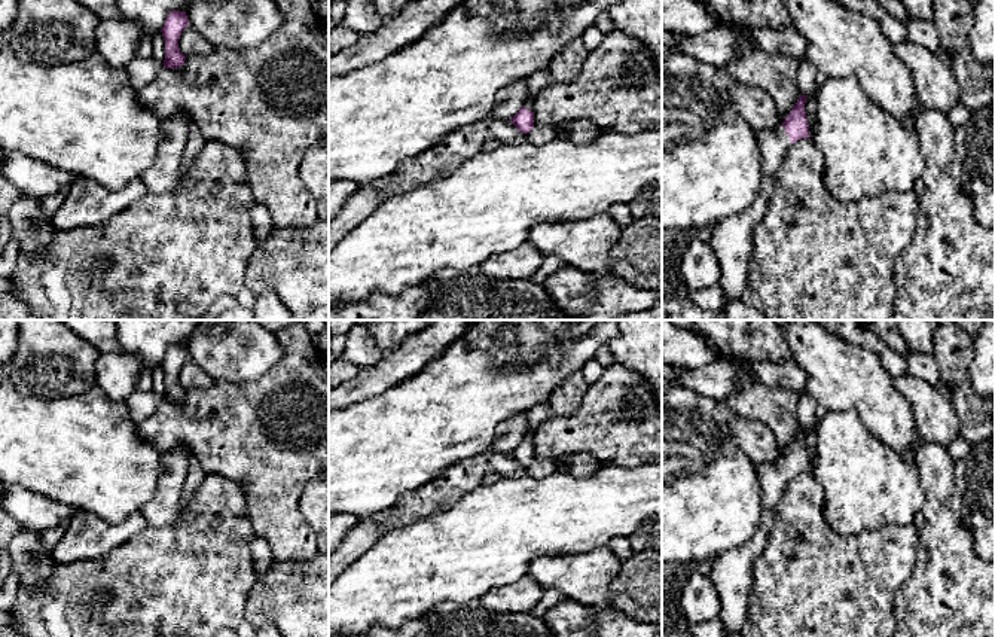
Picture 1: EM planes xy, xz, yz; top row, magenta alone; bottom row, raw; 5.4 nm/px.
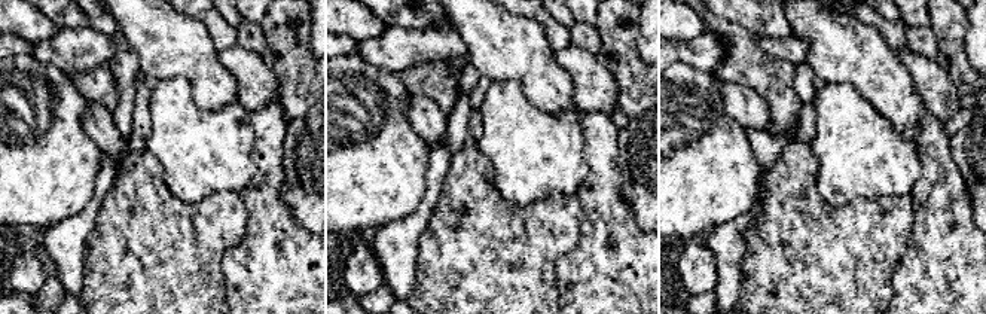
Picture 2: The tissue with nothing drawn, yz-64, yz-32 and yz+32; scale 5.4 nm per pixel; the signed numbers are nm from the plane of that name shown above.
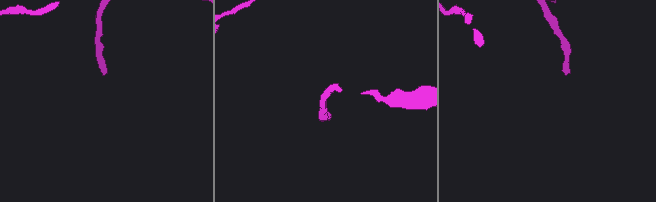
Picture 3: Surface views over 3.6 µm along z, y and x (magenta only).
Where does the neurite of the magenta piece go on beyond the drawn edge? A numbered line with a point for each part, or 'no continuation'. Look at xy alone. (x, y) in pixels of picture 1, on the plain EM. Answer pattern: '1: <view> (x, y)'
1: xy (195, 475)

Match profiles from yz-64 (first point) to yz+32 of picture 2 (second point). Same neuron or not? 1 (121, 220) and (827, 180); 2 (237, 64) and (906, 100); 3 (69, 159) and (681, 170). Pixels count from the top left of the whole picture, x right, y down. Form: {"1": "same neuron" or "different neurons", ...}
{"1": "different neurons", "2": "different neurons", "3": "same neuron"}

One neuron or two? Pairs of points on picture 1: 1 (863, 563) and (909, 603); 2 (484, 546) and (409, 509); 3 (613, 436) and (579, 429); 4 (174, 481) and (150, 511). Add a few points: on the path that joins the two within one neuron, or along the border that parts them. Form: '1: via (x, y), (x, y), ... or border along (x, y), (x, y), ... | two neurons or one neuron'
1: border along (915, 561), (912, 575), (896, 593), (894, 621) | two neurons
2: border along (457, 503), (391, 530) | two neurons
3: via (604, 429), (588, 429) | one neuron
4: via (168, 488), (168, 493), (158, 503) | one neuron

